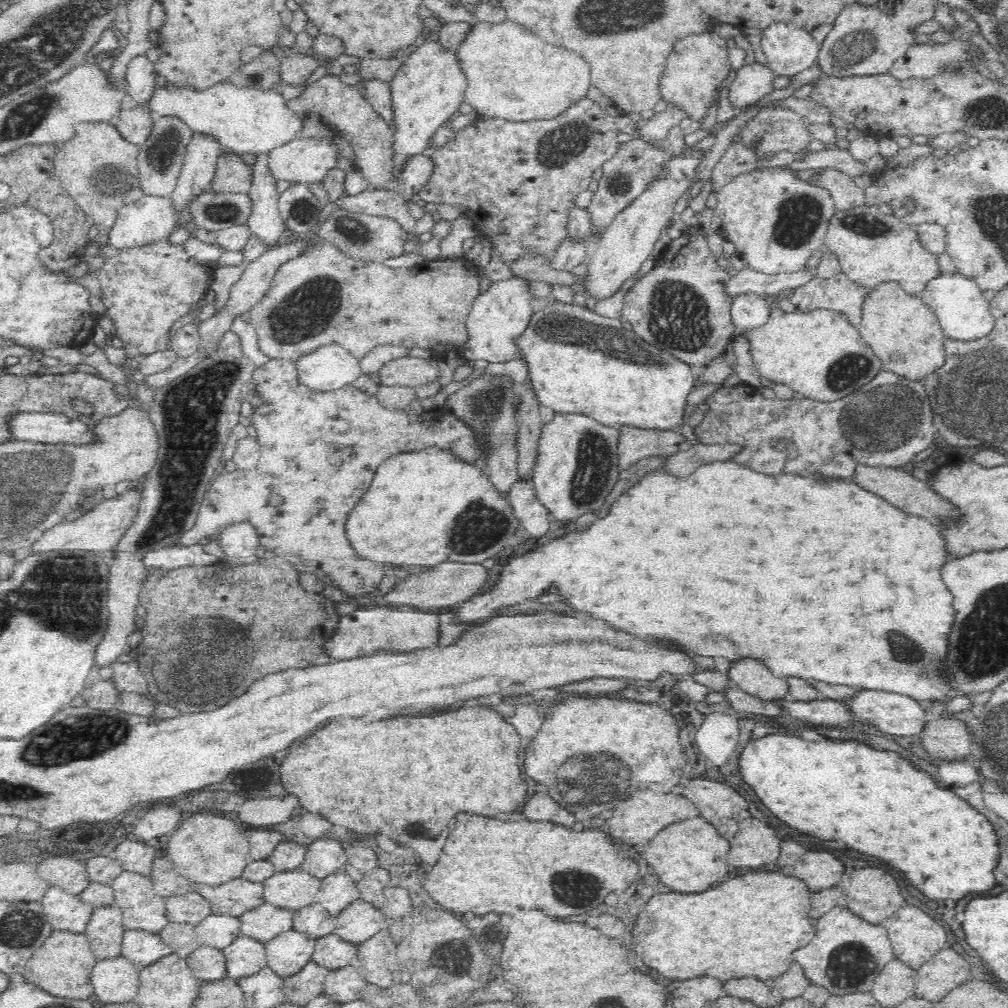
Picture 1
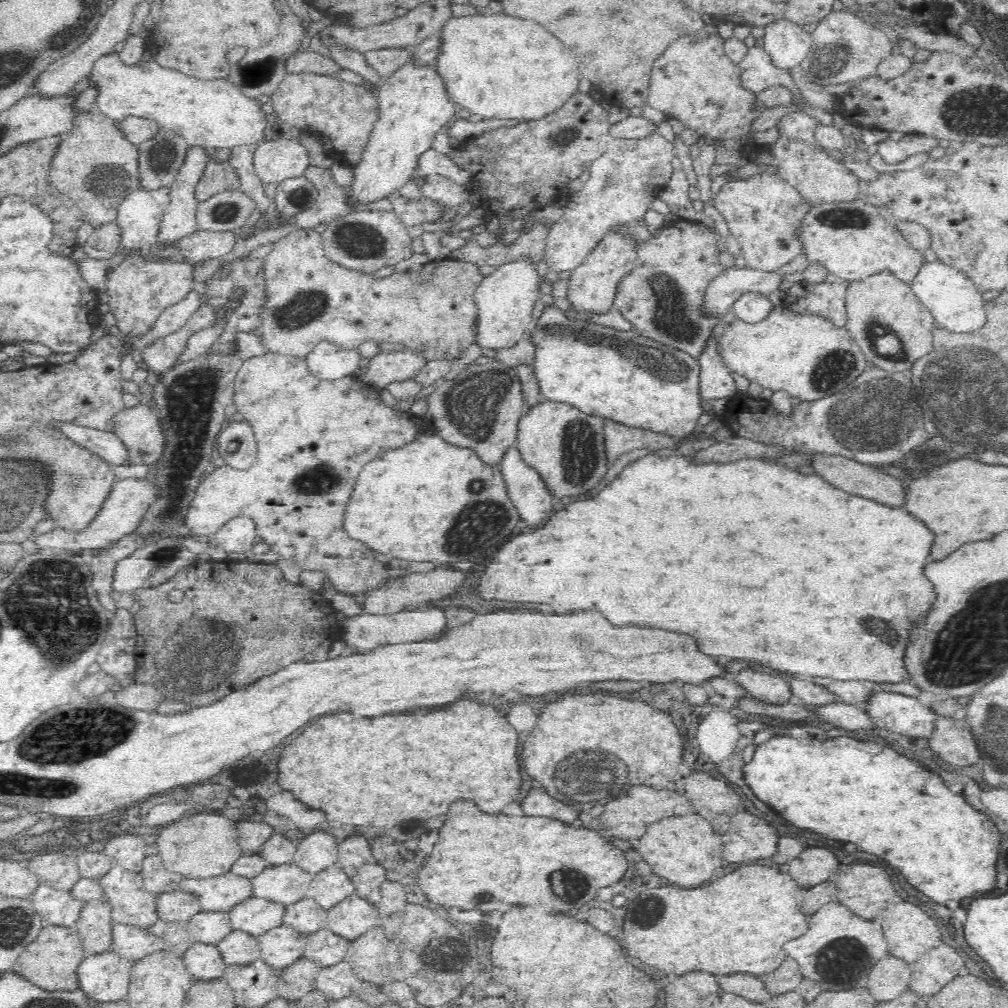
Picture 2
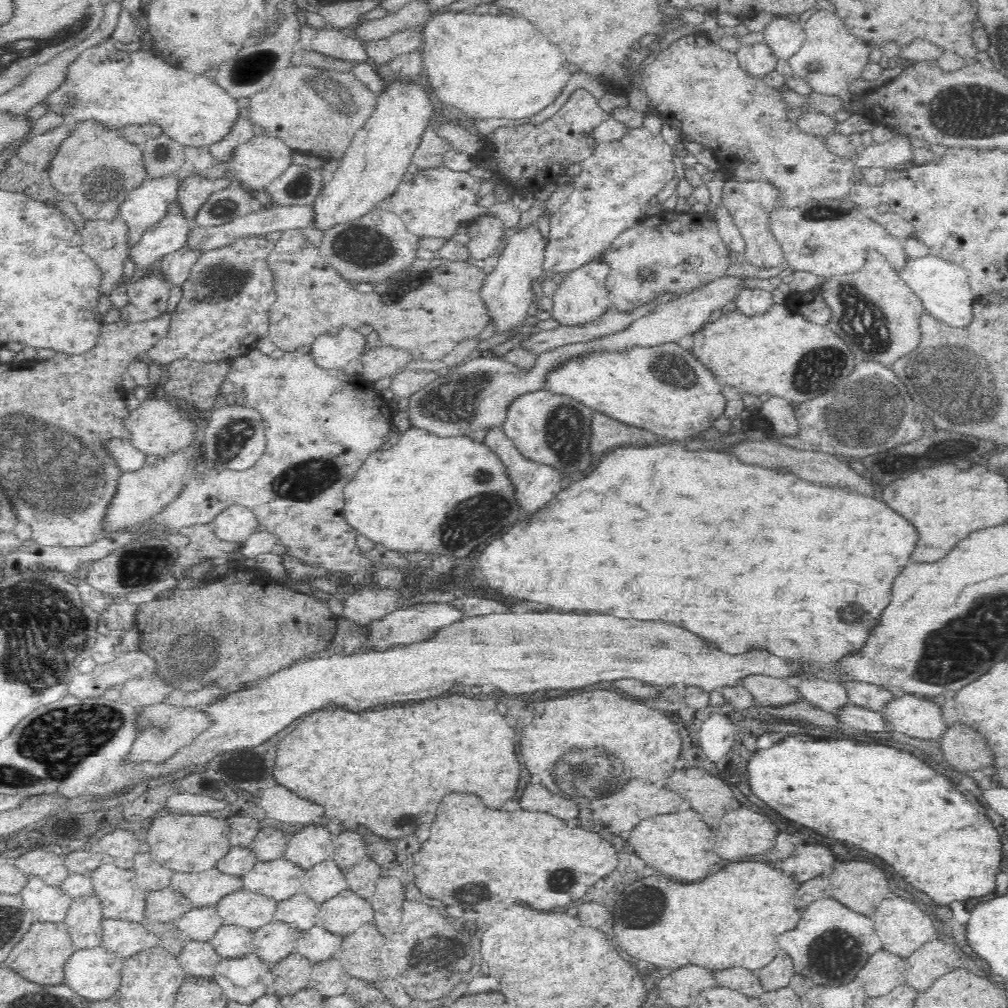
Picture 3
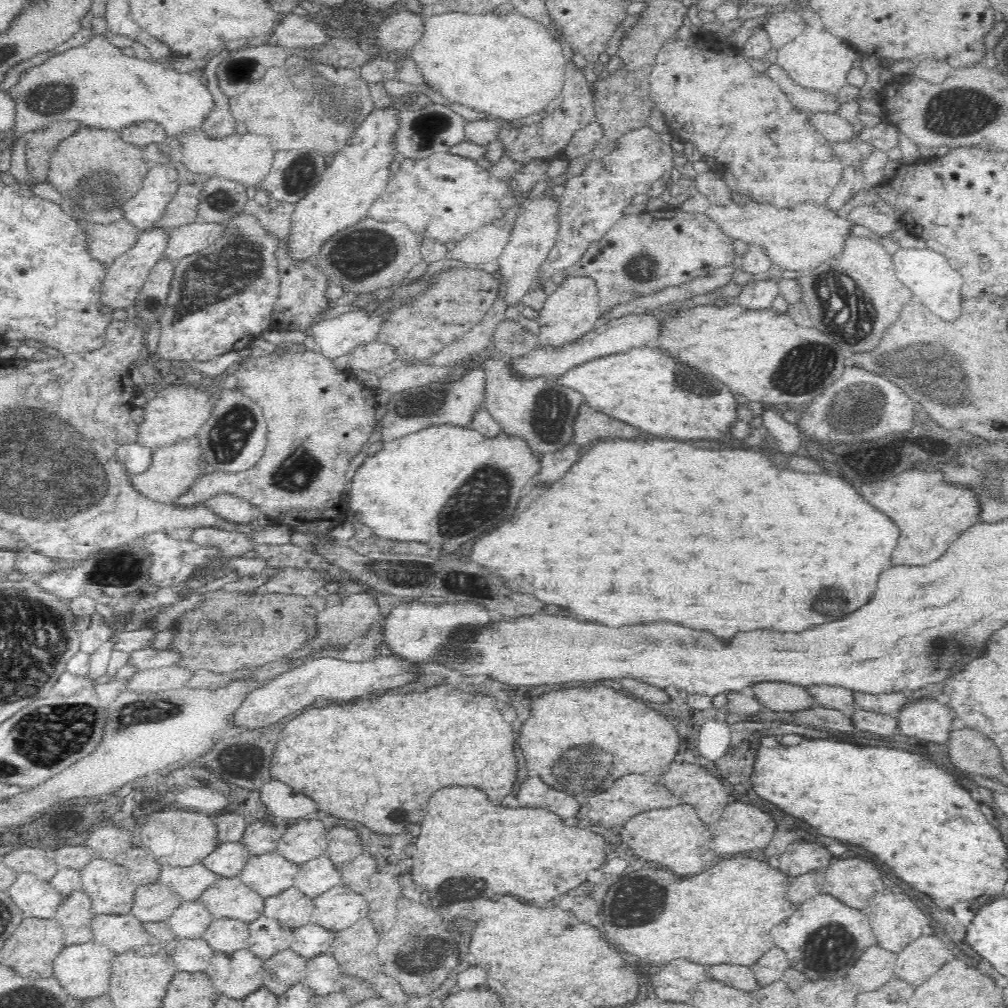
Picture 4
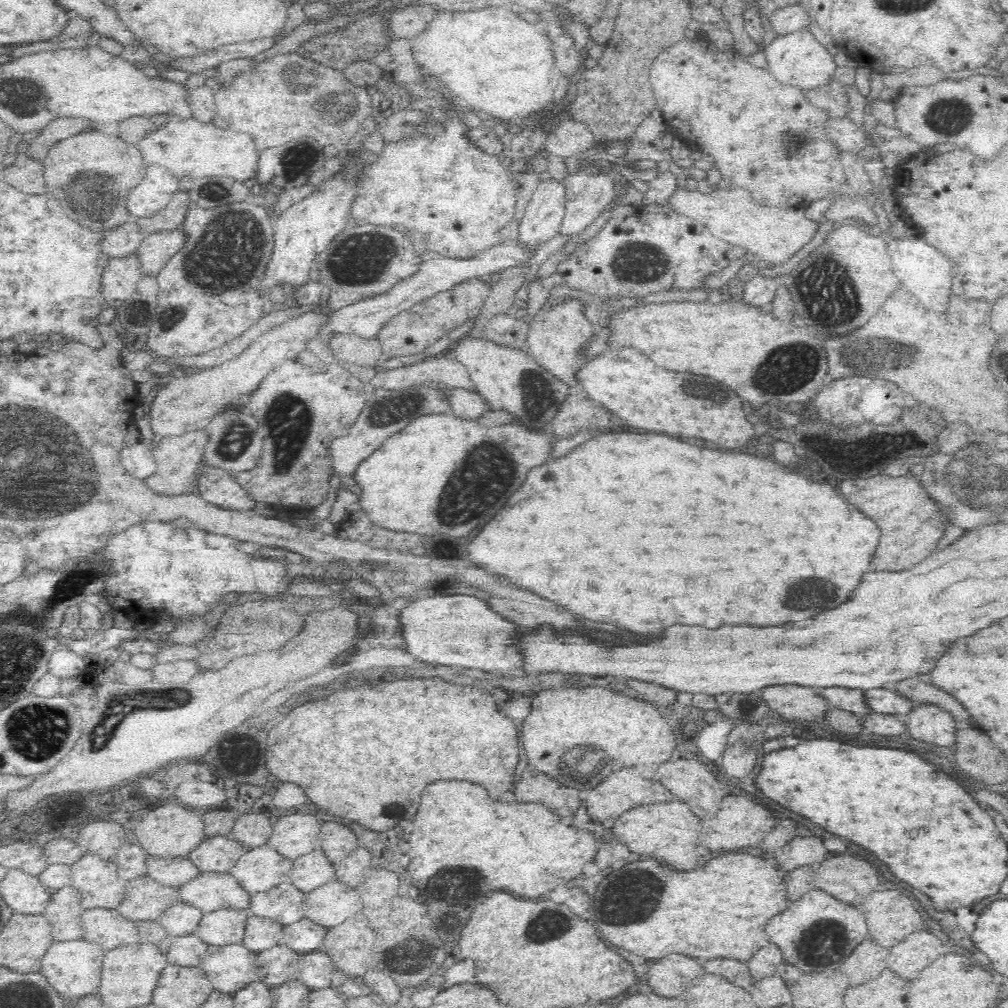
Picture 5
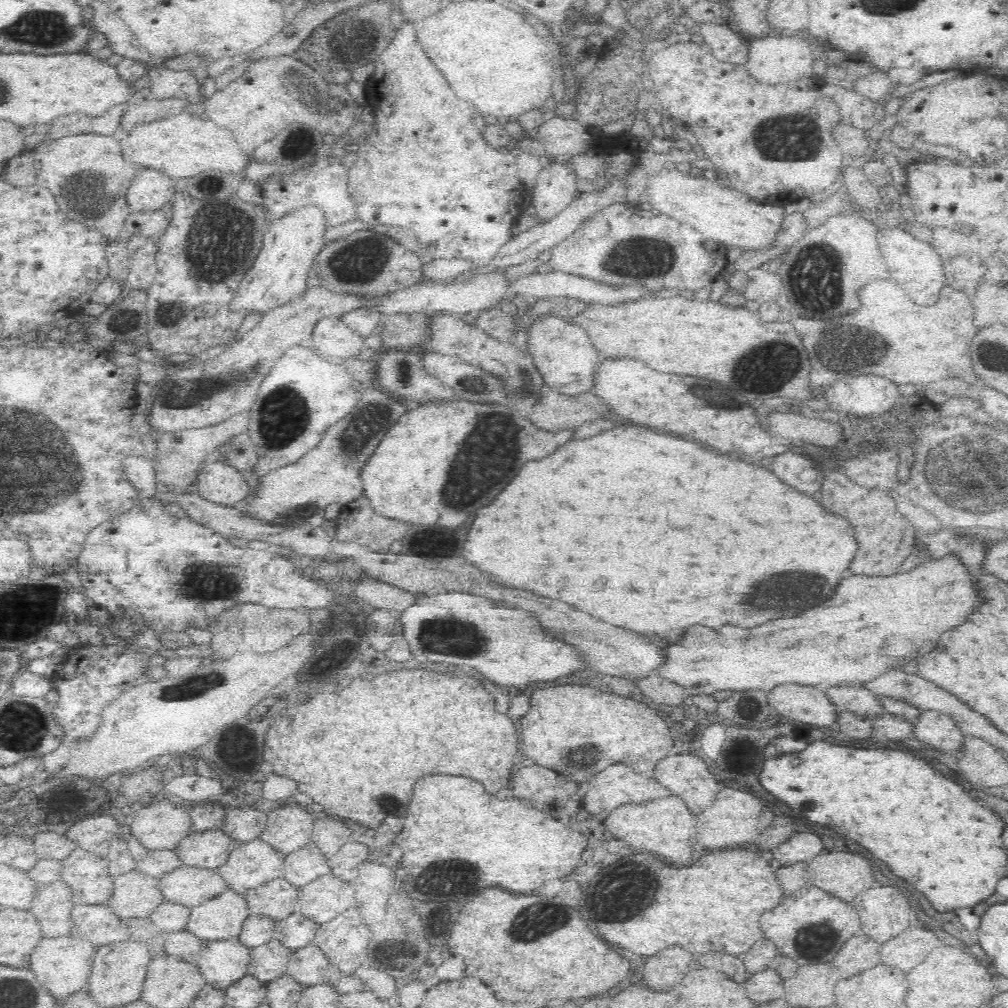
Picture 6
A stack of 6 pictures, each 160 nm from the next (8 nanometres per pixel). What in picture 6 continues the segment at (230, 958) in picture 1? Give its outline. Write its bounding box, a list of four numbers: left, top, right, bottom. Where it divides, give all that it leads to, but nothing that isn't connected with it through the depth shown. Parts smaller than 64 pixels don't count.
[188,888,252,940]

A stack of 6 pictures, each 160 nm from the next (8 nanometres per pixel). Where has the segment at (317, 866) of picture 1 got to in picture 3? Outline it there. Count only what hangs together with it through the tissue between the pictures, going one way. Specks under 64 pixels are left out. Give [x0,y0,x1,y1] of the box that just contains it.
[284,822,333,870]

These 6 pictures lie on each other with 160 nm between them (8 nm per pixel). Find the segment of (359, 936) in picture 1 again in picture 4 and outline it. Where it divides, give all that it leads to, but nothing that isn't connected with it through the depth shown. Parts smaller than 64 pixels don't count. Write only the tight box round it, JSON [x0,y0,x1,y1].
[312,884,368,930]

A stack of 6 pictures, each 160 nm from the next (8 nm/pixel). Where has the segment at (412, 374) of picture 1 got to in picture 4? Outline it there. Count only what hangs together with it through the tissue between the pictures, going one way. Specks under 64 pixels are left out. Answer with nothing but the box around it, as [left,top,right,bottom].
[348,340,397,372]

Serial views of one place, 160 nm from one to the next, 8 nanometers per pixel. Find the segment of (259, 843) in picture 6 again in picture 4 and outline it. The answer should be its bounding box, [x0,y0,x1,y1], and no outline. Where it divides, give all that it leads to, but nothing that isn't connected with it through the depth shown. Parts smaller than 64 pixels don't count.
[239,850,298,897]

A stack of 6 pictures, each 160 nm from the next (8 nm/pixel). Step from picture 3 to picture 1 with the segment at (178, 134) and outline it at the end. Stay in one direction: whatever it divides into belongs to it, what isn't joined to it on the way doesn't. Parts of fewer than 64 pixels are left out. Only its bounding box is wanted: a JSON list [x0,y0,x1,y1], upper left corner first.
[144,81,303,154]

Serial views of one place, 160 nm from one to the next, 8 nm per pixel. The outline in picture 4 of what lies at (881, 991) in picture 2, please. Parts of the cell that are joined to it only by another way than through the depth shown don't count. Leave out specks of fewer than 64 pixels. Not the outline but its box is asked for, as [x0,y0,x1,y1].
[848,946,896,990]

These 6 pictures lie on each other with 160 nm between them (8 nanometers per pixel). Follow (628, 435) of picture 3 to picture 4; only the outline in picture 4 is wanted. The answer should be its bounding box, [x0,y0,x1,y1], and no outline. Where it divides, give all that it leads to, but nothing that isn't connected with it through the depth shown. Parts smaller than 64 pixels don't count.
[571,402,628,444]

